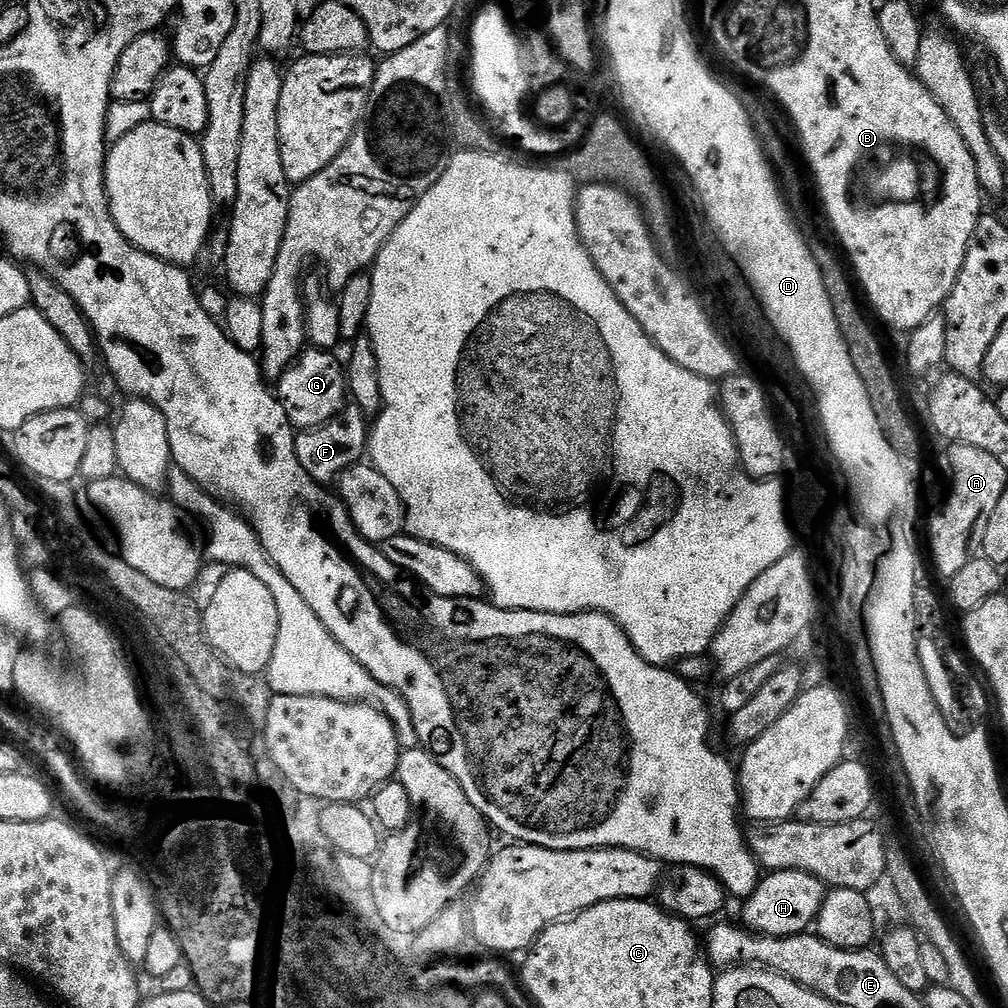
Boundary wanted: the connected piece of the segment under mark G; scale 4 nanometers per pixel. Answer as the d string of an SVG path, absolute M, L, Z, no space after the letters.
M305 347L300 357L281 374L275 385L274 392L280 397L282 410L286 410L286 418L290 418L293 428L300 432L308 432L330 422L346 406L349 390L345 365L336 355L332 350Z

